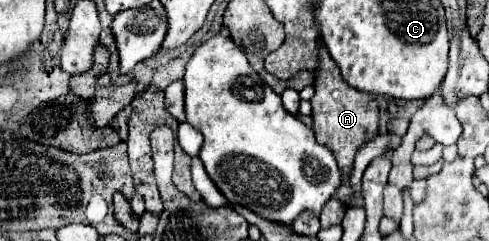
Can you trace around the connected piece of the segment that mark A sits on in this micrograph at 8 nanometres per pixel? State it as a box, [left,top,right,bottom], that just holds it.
[310,38,378,198]

